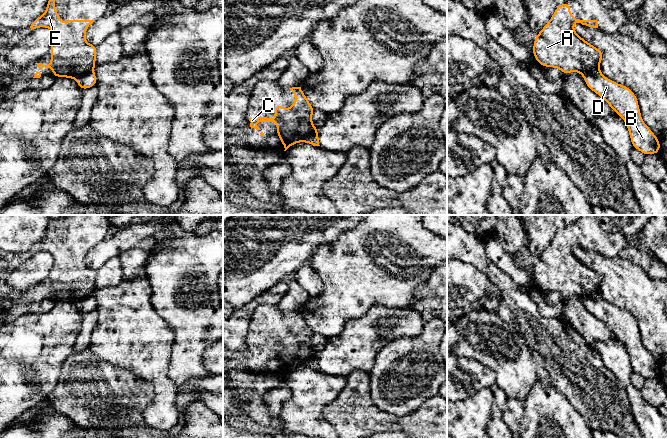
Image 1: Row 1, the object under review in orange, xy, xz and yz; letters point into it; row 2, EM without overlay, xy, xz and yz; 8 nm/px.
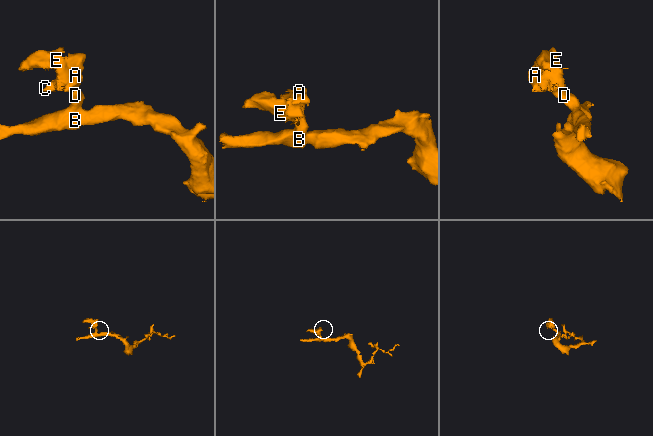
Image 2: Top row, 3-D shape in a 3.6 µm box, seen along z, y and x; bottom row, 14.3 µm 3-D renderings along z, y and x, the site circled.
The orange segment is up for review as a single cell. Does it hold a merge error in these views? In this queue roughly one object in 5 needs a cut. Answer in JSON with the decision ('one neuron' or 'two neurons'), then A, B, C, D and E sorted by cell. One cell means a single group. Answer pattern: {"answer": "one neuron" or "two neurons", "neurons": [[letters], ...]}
{"answer": "two neurons", "neurons": [["A", "C", "E"], ["B", "D"]]}

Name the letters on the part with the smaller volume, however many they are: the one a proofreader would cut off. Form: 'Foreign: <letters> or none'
Foreign: A, C, E

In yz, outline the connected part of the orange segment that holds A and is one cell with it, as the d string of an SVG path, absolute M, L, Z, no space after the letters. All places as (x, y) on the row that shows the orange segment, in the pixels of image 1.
M569 2L558 5L549 22L535 37L535 60L544 67L558 68L565 75L573 71L584 75L599 68L603 52L574 31L575 23L598 28L597 20L573 18Z

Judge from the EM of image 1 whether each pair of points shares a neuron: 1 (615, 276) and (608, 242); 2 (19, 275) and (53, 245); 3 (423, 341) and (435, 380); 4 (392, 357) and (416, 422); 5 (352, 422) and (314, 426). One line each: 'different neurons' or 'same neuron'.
1: different neurons
2: different neurons
3: same neuron
4: different neurons
5: different neurons

